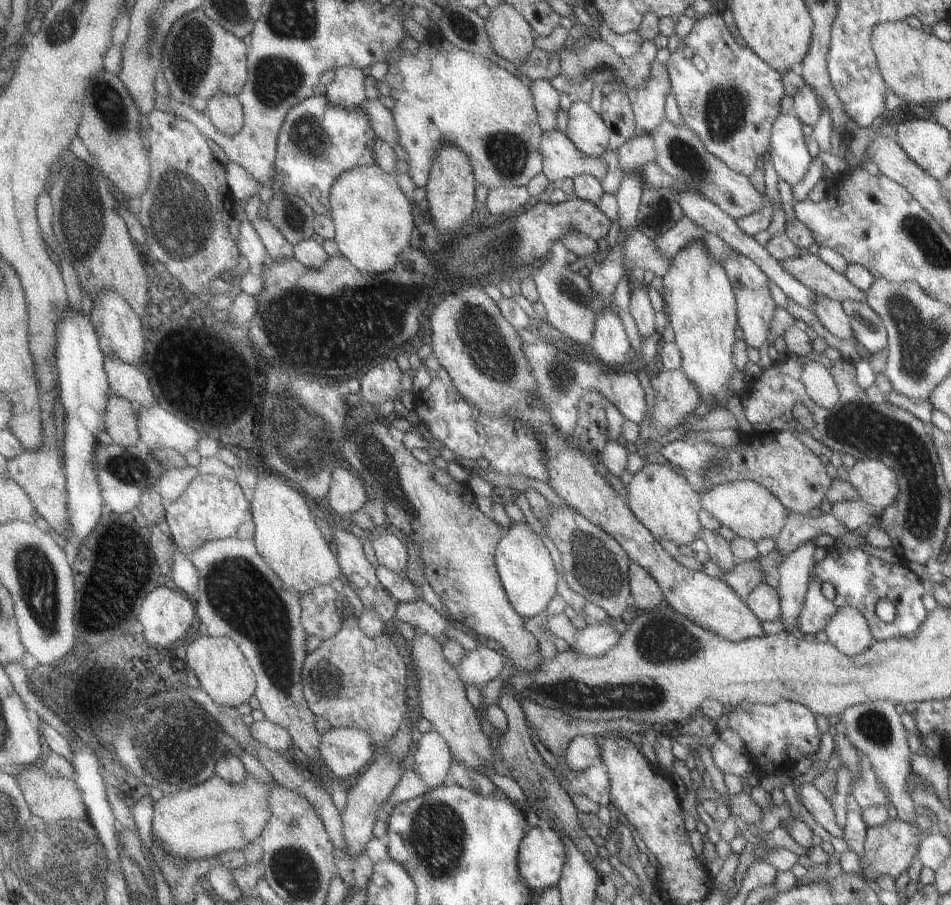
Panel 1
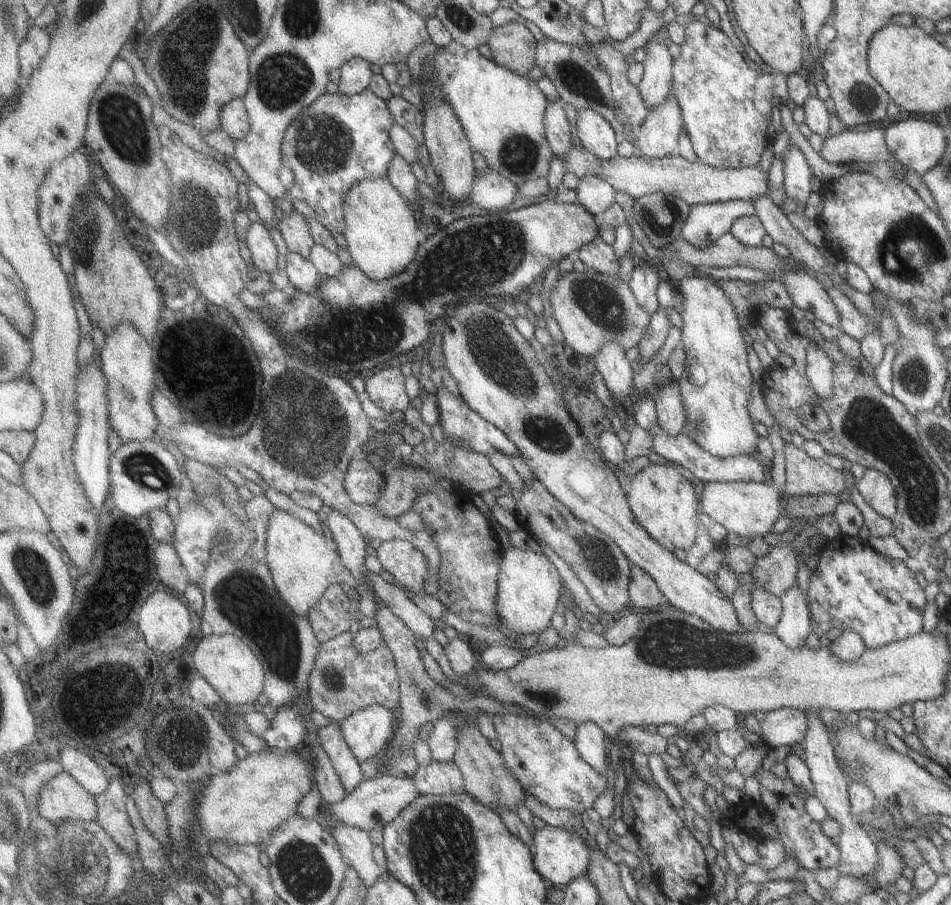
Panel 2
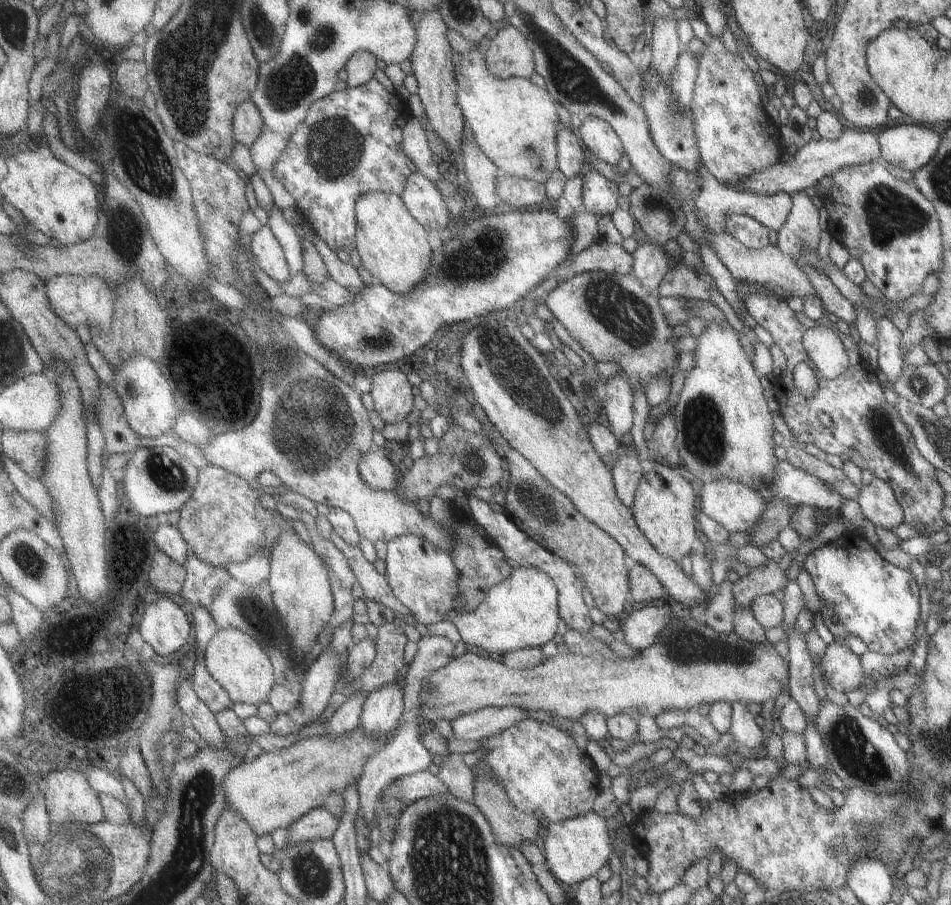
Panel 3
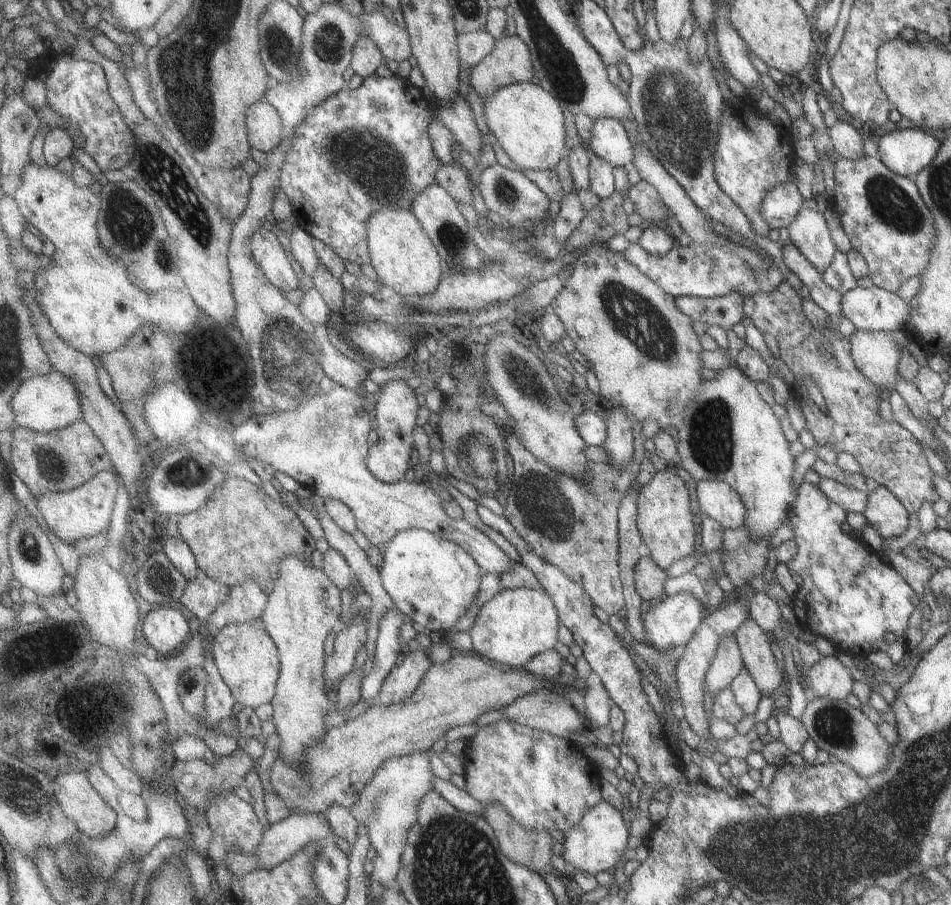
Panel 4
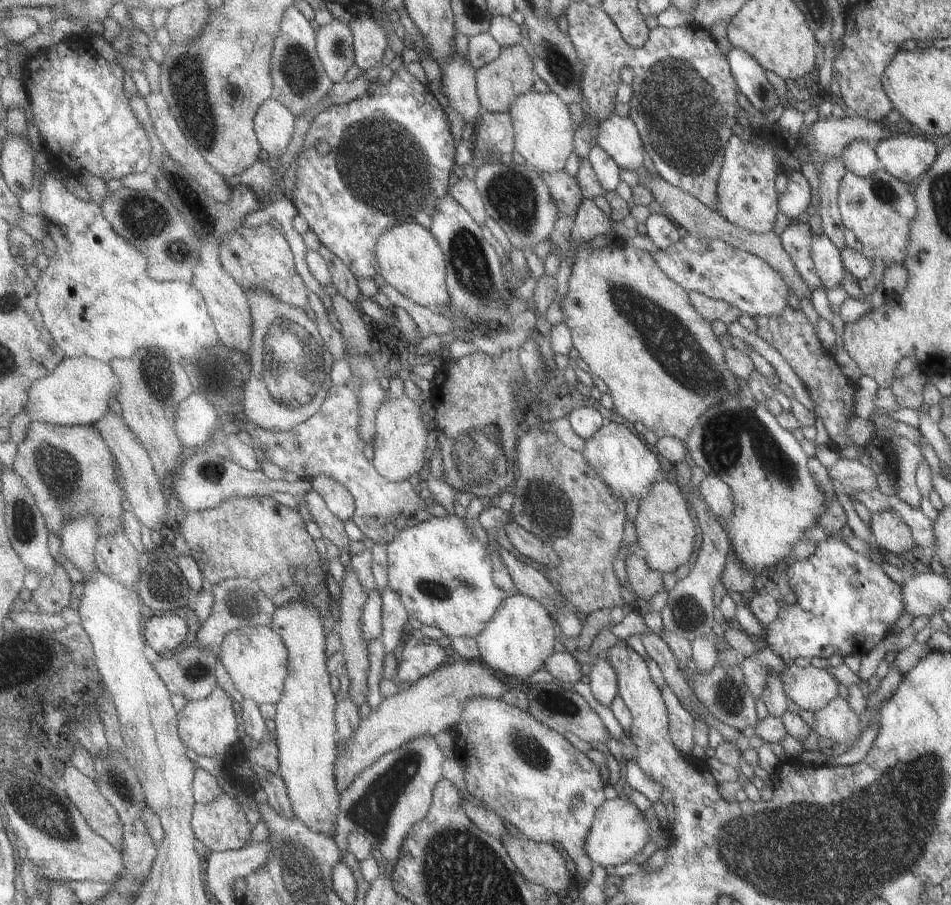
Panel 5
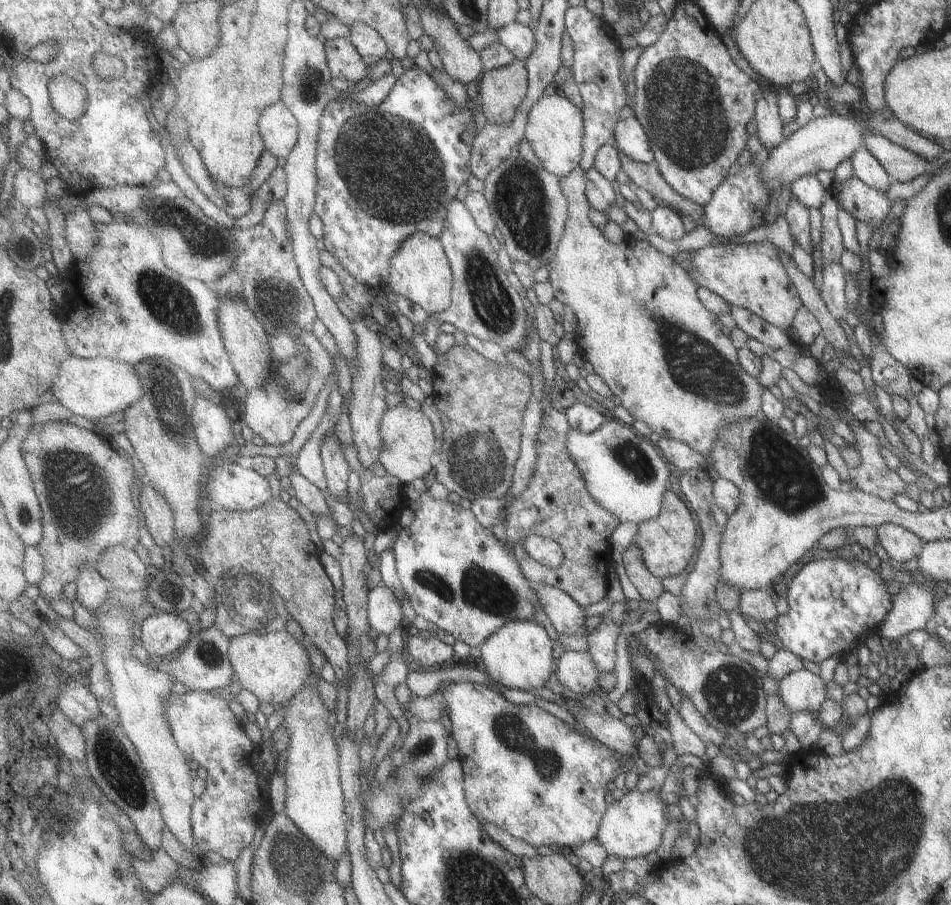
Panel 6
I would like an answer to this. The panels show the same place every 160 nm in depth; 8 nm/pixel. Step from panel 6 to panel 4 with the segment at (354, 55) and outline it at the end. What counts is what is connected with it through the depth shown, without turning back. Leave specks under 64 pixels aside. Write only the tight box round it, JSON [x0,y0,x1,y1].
[262,1,412,142]

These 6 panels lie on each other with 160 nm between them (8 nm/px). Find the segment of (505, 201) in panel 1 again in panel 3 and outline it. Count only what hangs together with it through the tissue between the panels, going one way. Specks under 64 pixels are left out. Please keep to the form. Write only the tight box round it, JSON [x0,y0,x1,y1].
[461,140,504,210]

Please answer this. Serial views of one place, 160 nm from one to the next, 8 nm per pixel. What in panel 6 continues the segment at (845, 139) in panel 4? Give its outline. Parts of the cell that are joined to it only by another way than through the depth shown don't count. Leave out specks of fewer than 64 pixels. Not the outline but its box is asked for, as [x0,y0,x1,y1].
[848,146,892,191]

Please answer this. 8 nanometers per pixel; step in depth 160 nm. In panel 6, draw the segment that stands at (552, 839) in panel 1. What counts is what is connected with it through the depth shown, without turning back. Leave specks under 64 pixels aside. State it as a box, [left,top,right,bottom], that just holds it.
[594,790,669,860]

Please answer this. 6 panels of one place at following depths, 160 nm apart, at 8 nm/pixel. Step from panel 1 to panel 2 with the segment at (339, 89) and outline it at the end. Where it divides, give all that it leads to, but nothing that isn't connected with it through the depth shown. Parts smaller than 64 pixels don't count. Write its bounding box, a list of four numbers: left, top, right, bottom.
[337,58,373,95]

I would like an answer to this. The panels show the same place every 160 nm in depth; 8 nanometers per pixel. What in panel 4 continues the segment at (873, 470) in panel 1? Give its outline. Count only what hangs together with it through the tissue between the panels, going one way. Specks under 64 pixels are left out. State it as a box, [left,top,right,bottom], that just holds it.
[862,486,908,538]

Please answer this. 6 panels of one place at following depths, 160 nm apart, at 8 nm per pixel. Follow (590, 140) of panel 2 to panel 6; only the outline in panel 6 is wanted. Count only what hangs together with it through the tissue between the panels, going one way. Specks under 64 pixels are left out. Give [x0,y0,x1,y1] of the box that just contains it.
[611,118,653,163]

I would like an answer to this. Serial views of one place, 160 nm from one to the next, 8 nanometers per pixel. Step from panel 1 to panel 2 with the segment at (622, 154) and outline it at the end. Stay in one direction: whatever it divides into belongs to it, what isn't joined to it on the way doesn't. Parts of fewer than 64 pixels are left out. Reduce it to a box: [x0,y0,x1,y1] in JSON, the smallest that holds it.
[631,91,681,159]

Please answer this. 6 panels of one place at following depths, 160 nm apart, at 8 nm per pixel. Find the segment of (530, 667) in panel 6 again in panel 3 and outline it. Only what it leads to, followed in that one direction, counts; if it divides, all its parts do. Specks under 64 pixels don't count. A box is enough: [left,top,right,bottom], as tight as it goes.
[445,566,560,657]

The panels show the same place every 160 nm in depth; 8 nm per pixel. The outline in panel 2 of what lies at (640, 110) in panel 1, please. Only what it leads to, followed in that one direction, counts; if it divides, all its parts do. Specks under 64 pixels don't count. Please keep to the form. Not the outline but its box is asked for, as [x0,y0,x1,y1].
[637,39,673,110]

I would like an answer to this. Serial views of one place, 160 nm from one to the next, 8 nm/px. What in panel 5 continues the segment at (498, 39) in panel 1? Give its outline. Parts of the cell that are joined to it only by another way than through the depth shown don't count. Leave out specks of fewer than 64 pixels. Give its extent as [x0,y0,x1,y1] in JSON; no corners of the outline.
[476,42,537,112]

